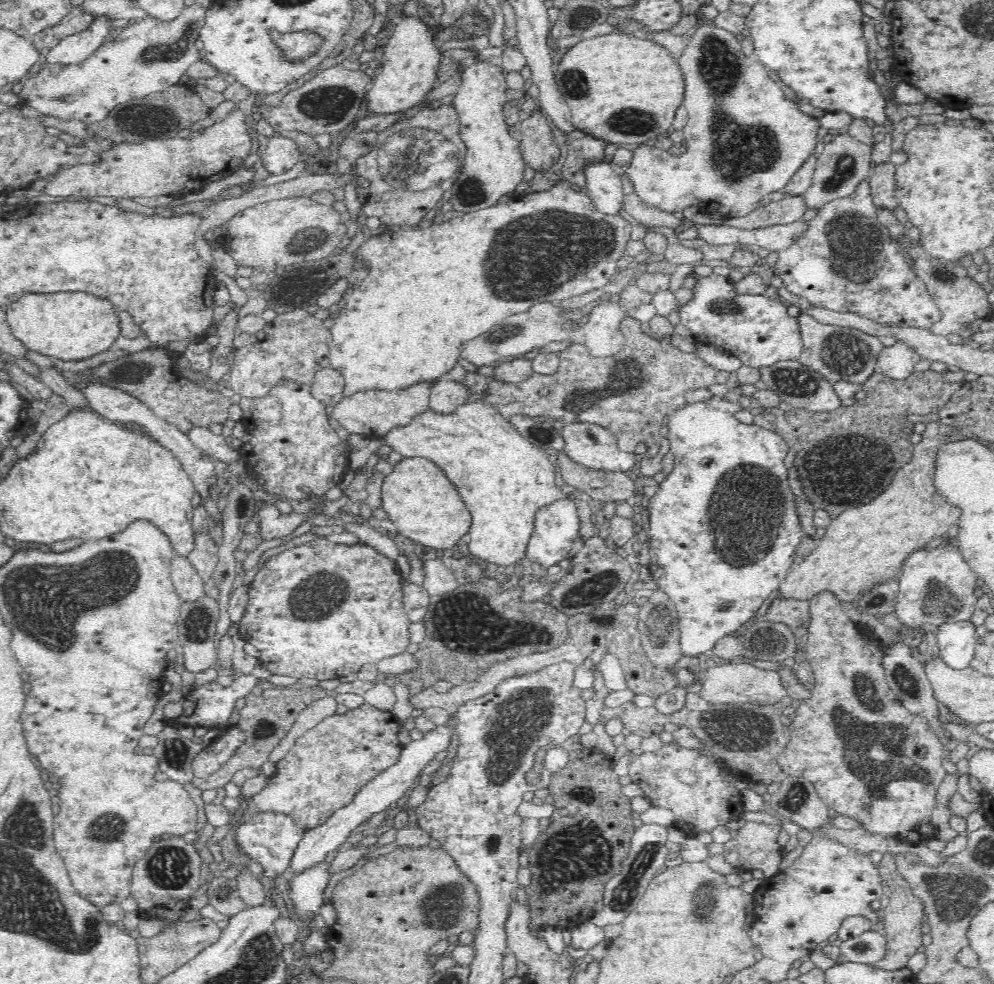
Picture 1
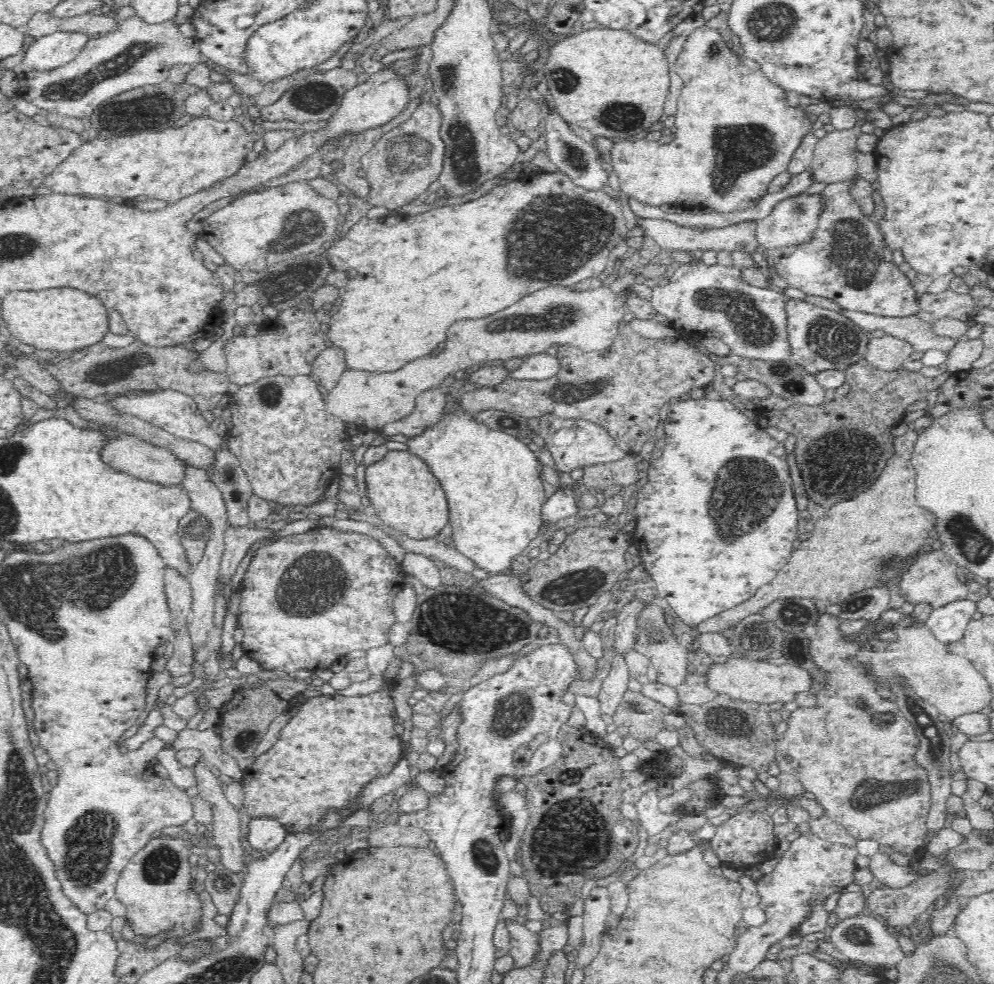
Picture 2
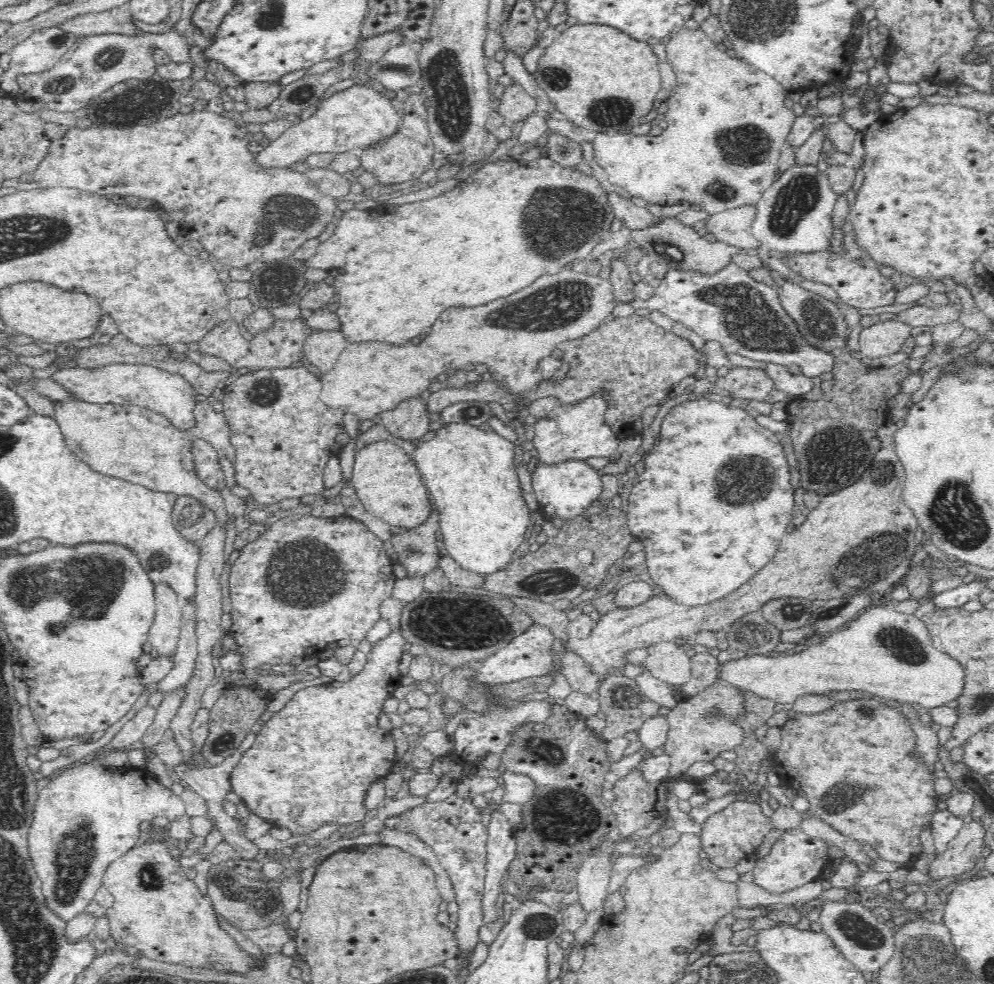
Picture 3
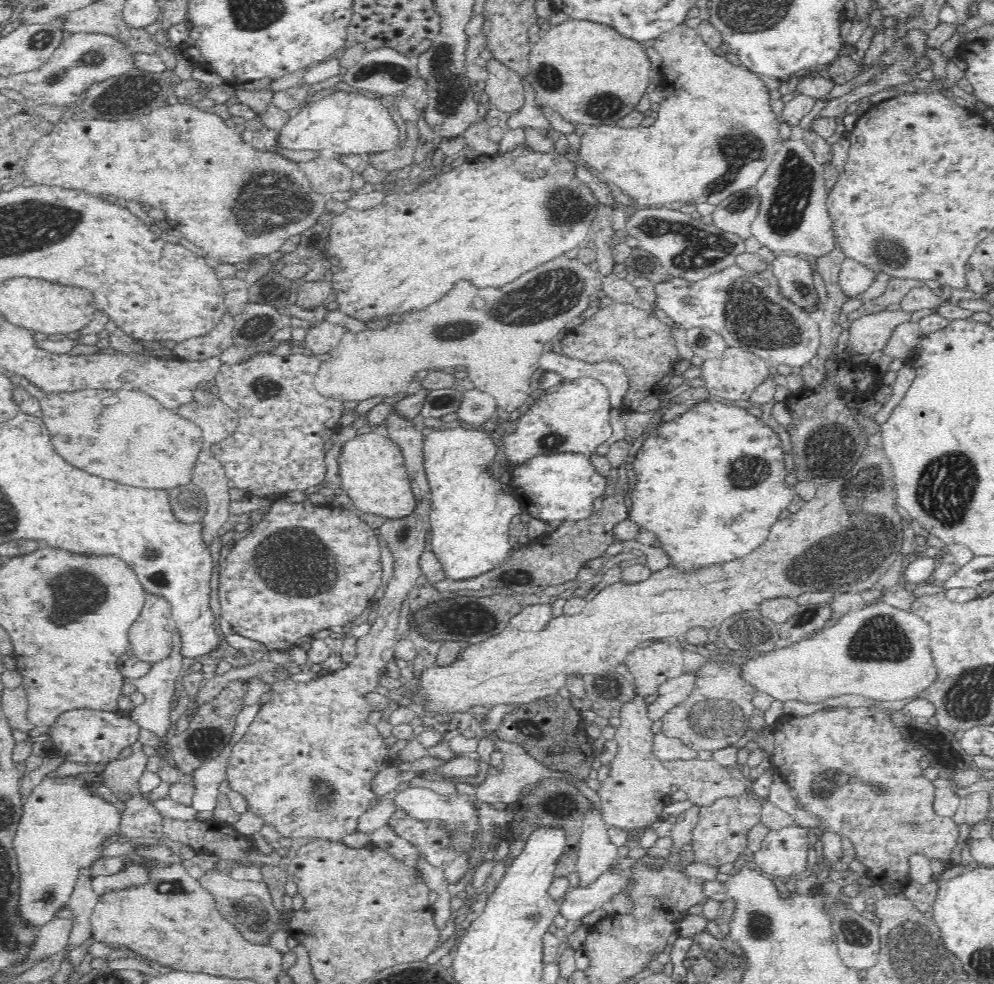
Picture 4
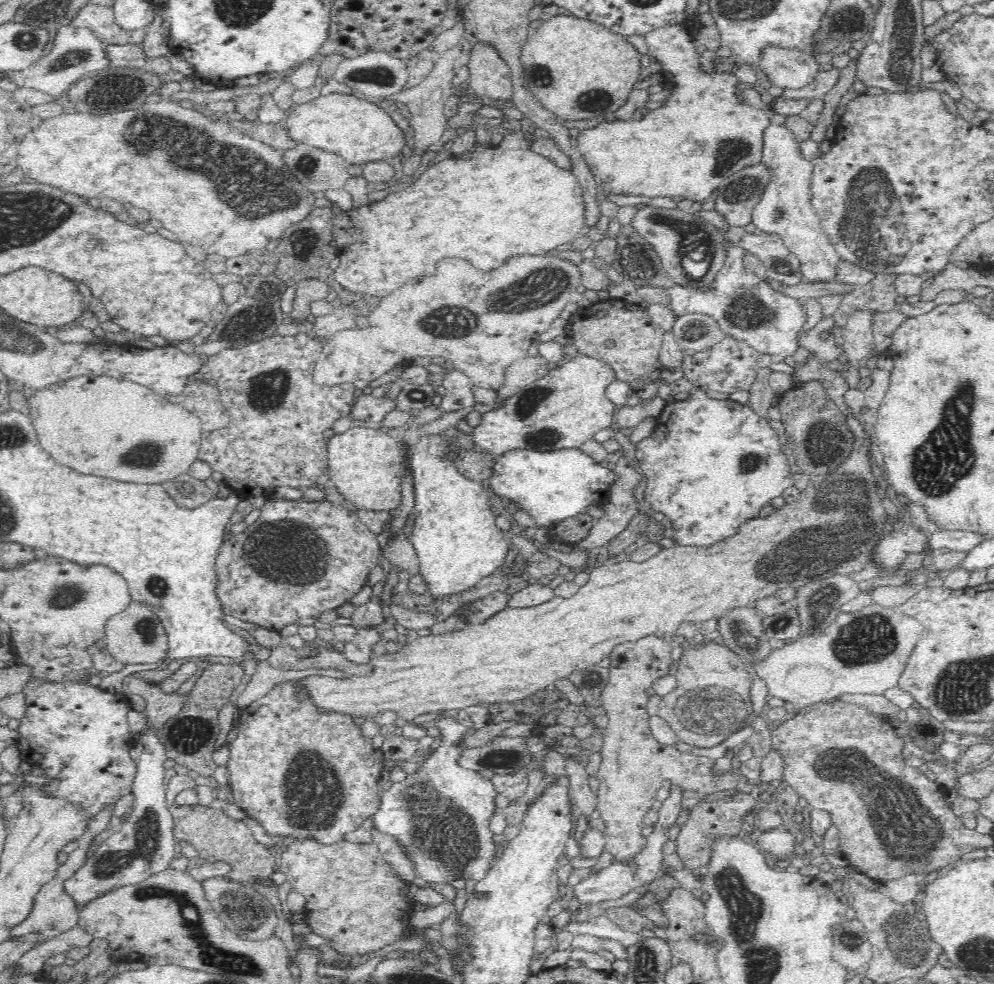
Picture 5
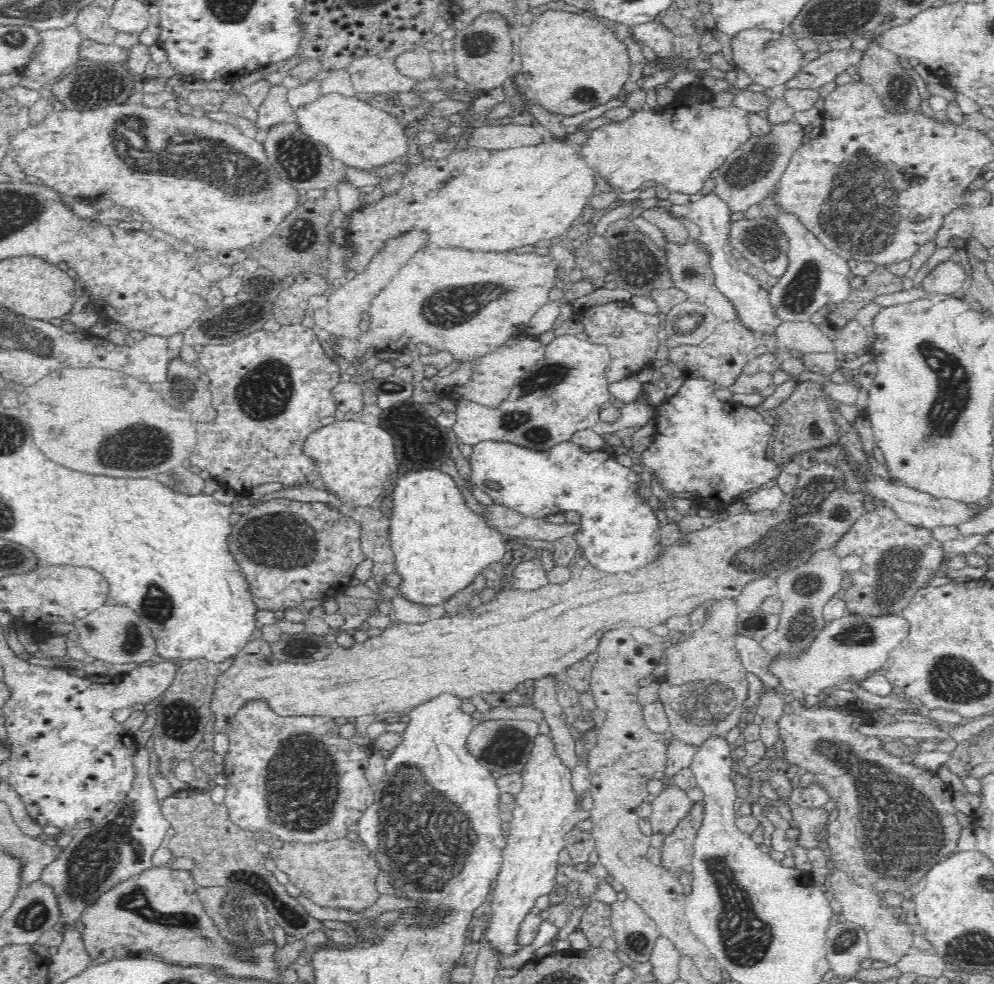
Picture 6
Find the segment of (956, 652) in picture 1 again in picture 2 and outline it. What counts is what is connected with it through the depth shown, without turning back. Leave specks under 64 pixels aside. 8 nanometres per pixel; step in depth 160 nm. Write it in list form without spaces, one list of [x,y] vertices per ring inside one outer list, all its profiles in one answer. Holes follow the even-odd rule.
[[[968,598],[954,600],[934,608],[925,623],[934,633],[936,640],[950,650],[960,638],[967,622],[972,620],[976,610],[977,605],[974,600],[968,600]]]

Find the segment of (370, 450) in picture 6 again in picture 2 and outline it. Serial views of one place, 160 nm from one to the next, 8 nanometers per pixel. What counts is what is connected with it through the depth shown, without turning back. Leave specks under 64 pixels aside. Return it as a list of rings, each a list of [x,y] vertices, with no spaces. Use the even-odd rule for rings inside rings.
[[[384,450],[378,460],[365,468],[364,484],[370,506],[388,527],[415,540],[439,538],[448,525],[447,506],[439,482],[419,456],[409,450]]]

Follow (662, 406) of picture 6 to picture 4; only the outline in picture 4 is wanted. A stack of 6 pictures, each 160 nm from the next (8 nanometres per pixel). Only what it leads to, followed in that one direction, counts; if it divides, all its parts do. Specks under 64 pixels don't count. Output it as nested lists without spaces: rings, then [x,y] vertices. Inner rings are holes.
[[[712,400],[699,402],[673,420],[660,423],[652,432],[651,437],[647,436],[638,450],[630,456],[630,460],[634,460],[634,470],[638,476],[636,488],[632,490],[632,508],[630,508],[632,516],[630,518],[640,528],[652,530],[654,538],[660,538],[656,541],[662,542],[664,546],[662,549],[668,550],[674,564],[712,564],[712,562],[732,560],[734,556],[740,556],[742,552],[750,552],[750,548],[756,548],[762,542],[762,536],[766,536],[768,526],[778,518],[778,514],[786,510],[795,496],[794,487],[786,482],[786,460],[783,459],[783,455],[782,442],[778,434],[762,418],[754,416],[748,409]]]

